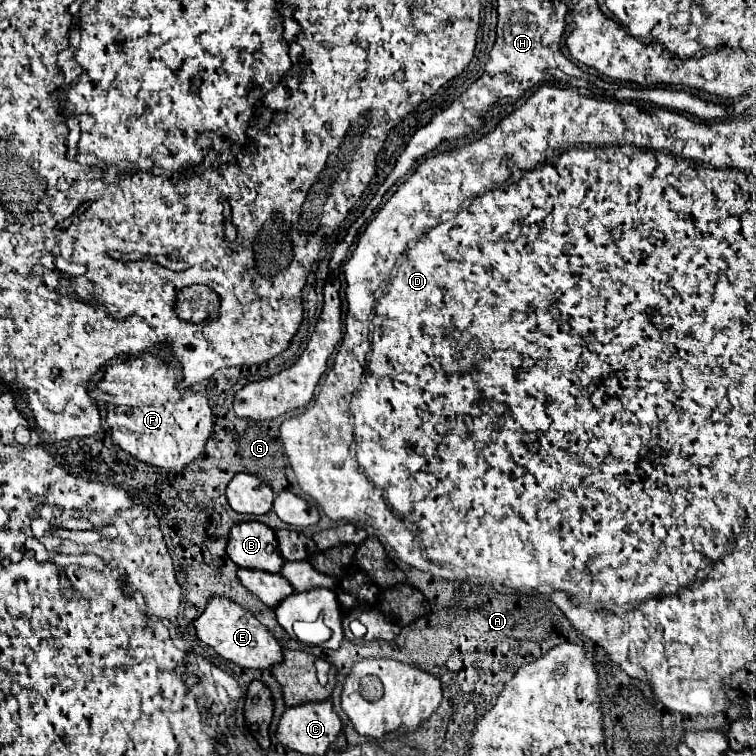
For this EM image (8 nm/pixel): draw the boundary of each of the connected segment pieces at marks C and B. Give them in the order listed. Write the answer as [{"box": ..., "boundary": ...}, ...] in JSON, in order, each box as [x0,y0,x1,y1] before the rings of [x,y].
[{"box":[277,699,343,755],"boundary":[[[327,699],[323,703],[305,703],[297,707],[287,707],[277,729],[277,739],[291,751],[299,751],[303,755],[325,755],[337,741],[341,729],[343,729],[341,719],[333,711],[331,699]]]},{"box":[229,521,285,573],"boundary":[[[251,521],[231,529],[229,557],[247,569],[261,569],[267,573],[279,573],[285,559],[279,553],[275,531],[263,523]]]}]

